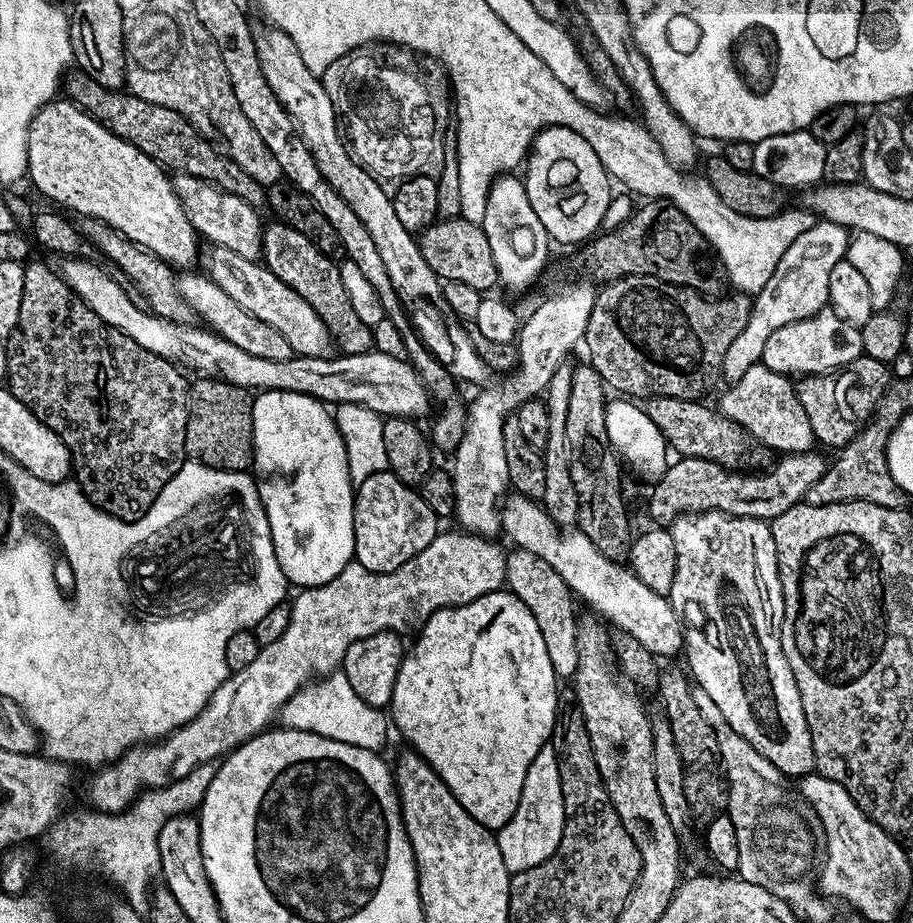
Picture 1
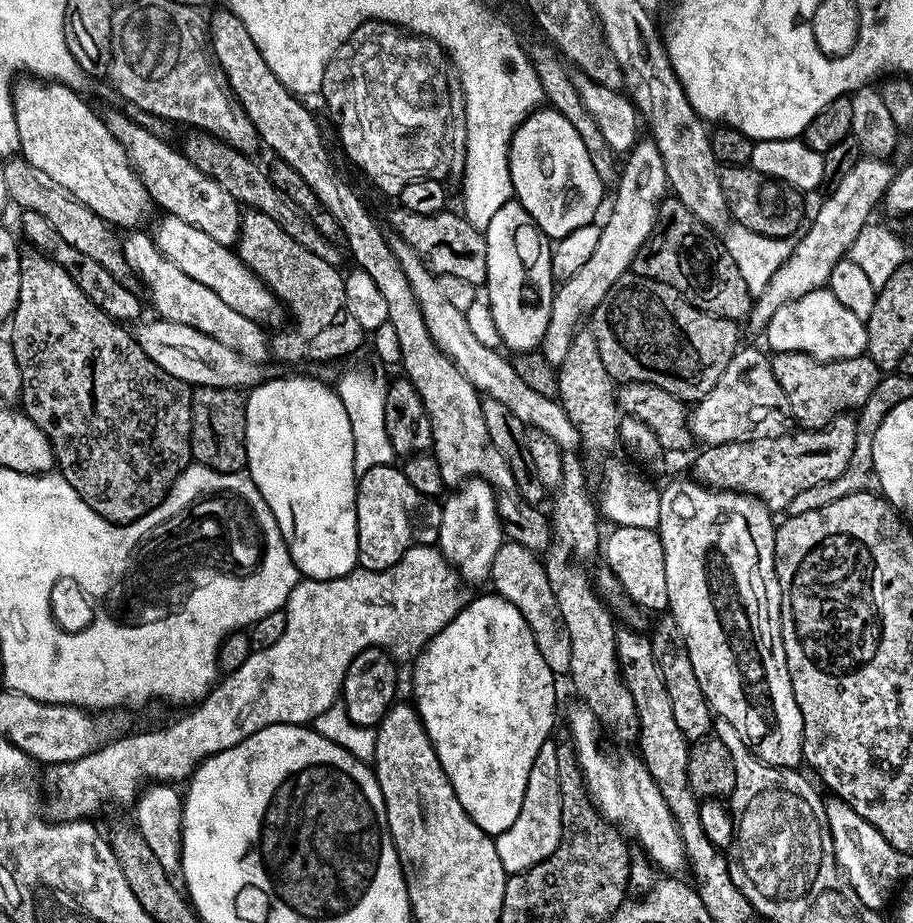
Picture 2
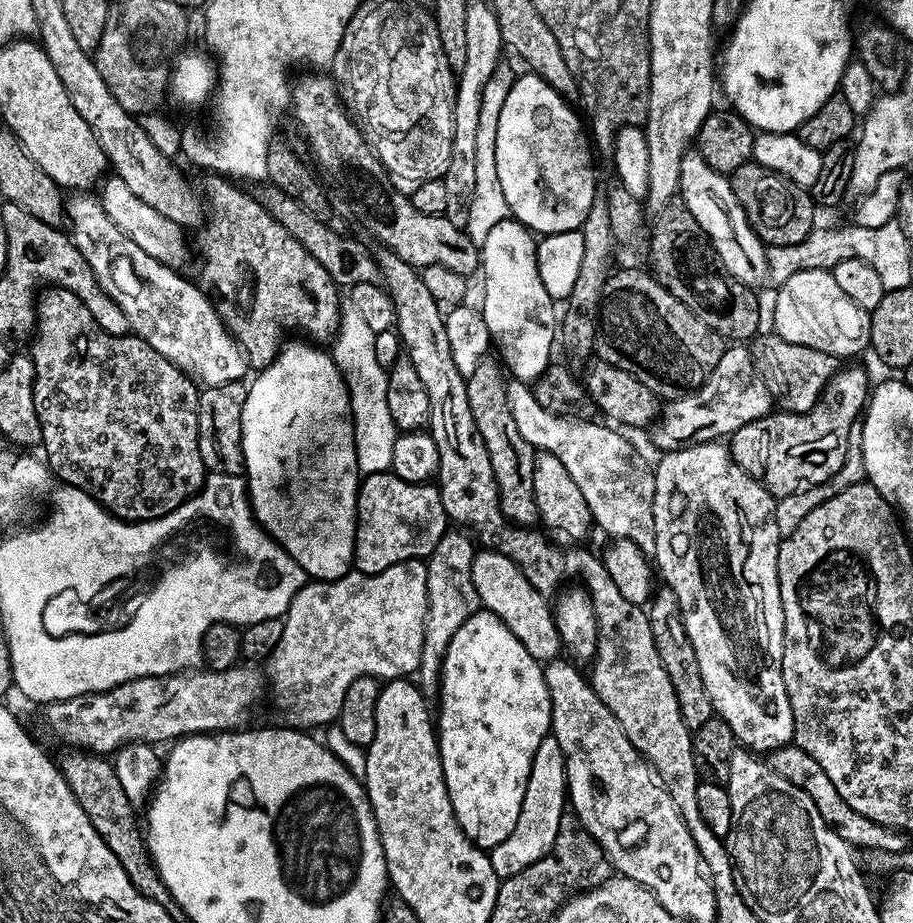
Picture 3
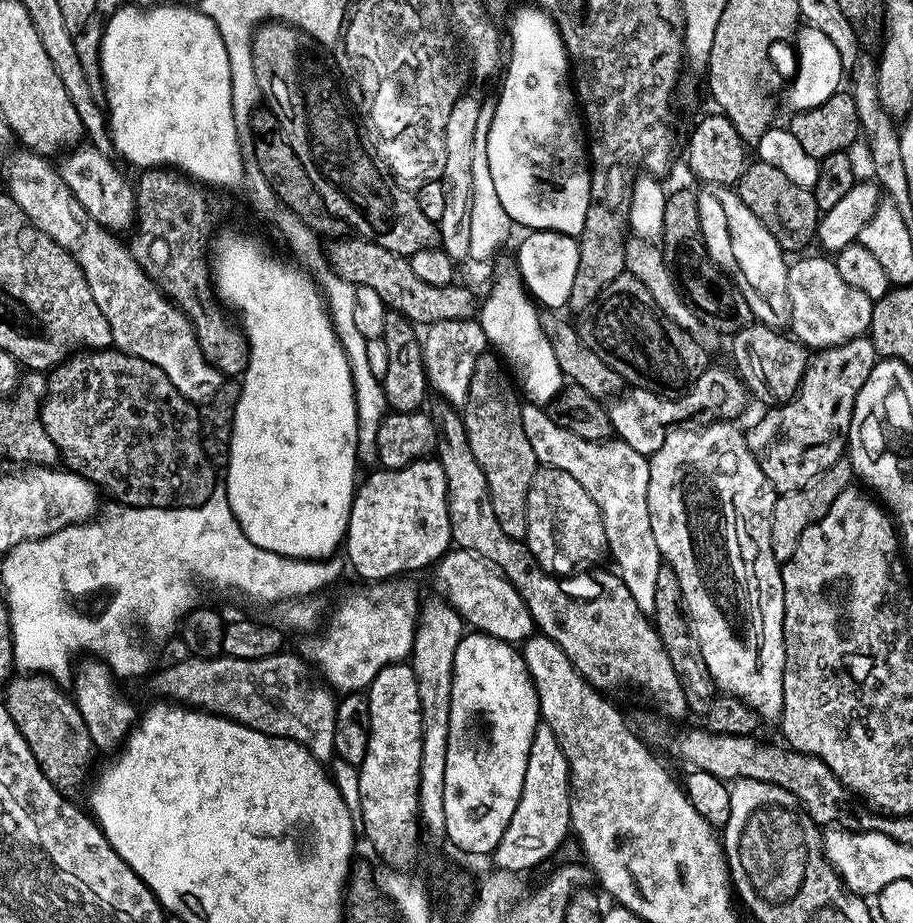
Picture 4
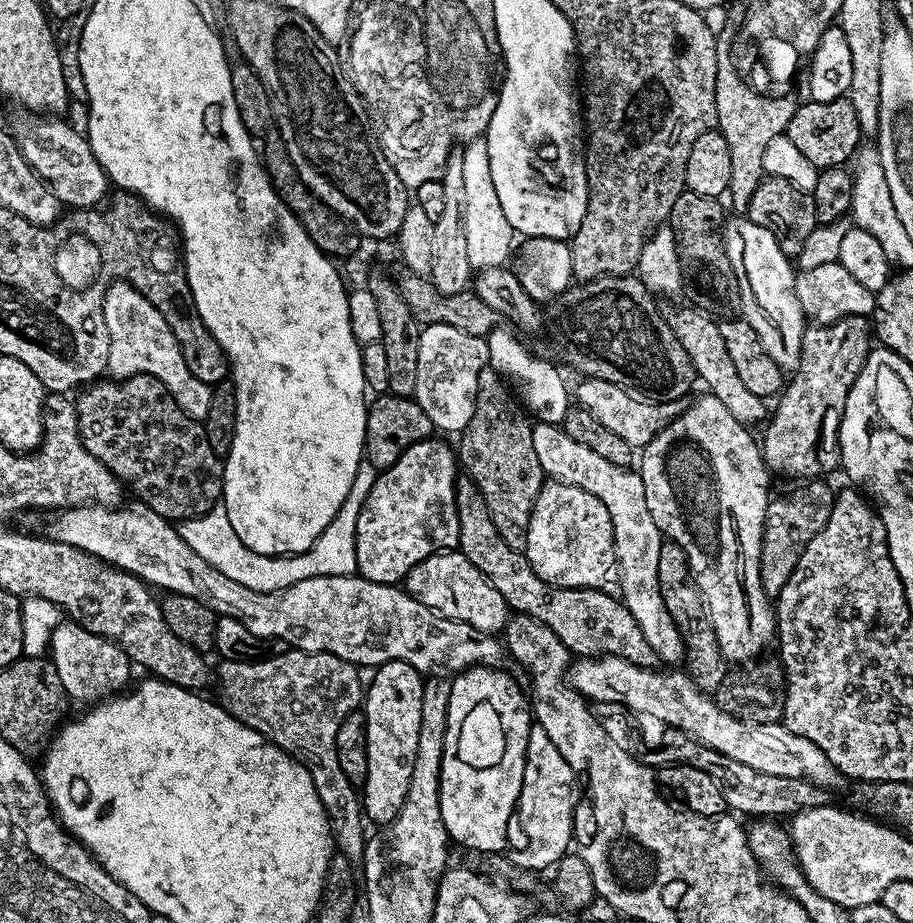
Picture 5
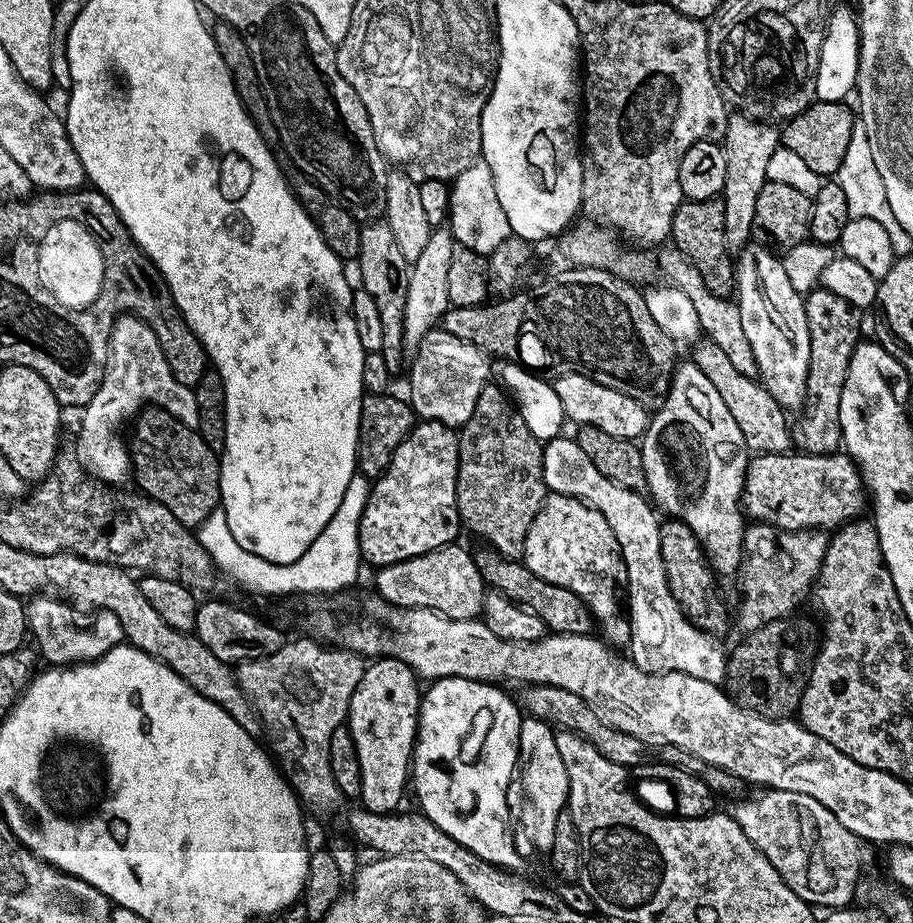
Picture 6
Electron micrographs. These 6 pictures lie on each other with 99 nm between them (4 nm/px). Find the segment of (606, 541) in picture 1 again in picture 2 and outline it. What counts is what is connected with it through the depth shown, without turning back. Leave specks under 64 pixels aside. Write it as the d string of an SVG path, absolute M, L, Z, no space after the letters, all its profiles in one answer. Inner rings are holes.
M577 330L572 336L566 358L556 368L556 396L562 410L570 418L574 430L578 430L580 444L596 452L608 452L618 444L618 429L621 417L618 415L616 393L617 381L602 363L598 354L598 342L590 330Z

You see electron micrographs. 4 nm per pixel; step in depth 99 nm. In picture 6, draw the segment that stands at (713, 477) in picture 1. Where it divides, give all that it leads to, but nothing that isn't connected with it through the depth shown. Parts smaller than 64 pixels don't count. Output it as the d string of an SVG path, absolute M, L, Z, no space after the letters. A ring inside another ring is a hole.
M819 286L804 296L806 322L810 330L810 366L806 382L806 396L801 418L794 424L794 444L804 454L826 454L841 447L840 403L842 386L846 382L846 370L850 366L852 351L860 336L861 313L846 298L830 294Z

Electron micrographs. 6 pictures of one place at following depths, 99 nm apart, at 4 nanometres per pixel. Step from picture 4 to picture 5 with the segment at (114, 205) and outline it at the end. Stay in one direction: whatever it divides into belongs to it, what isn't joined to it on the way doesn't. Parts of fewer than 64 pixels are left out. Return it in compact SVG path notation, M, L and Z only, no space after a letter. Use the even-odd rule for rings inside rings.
M20 114L10 125L13 139L20 145L20 152L26 162L35 170L41 180L51 188L61 205L69 209L95 208L110 192L108 175L98 166L83 131L71 128L64 118L36 118ZM32 120L36 120L32 124ZM109 188L109 190L108 190Z

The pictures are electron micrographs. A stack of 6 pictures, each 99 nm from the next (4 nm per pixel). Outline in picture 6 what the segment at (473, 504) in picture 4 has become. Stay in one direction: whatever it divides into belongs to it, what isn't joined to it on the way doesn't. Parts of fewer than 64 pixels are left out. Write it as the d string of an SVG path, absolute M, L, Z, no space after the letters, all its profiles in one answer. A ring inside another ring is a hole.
M487 546L475 549L474 555L480 577L485 585L491 591L500 592L515 604L520 604L524 608L529 608L534 614L538 614L538 618L542 618L544 627L549 633L565 632L571 636L587 636L593 631L594 617L588 611L587 604L570 590L538 578L520 560L508 560Z

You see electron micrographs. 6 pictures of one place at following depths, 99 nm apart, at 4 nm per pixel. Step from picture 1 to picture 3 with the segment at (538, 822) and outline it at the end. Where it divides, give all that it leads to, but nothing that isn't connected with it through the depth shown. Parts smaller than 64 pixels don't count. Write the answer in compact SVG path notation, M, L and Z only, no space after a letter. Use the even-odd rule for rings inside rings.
M550 734L534 754L530 778L526 782L526 794L522 798L522 810L518 814L518 822L514 822L514 830L498 846L490 849L492 865L500 877L518 874L552 851L552 843L556 841L560 829L560 820L566 811L567 790L564 751L562 746L558 746L555 736Z

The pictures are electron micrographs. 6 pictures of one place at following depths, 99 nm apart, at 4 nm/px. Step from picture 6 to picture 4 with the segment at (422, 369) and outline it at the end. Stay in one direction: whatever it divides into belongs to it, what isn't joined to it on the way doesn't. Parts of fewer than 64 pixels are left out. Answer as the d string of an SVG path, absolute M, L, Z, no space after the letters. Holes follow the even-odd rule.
M475 319L438 321L427 325L422 336L424 346L424 369L433 393L441 396L441 401L451 407L463 409L464 400L470 390L470 374L474 374L474 362L489 347L482 326Z

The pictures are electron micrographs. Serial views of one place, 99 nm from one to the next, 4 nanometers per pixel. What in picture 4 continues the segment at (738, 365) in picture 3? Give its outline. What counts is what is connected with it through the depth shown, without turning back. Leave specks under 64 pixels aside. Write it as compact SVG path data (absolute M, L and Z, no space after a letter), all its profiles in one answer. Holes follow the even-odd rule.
M710 366L692 383L691 388L679 393L677 396L651 392L645 388L632 388L615 397L615 399L607 405L607 409L608 417L612 423L613 433L615 433L619 439L623 440L625 444L629 444L634 450L638 450L638 454L650 458L656 453L658 446L662 446L662 442L668 437L668 433L671 429L695 421L692 420L695 416L708 416L704 418L711 418L716 422L735 421L737 419L735 416L747 406L748 402L750 403L749 390L745 387L744 381L741 380L735 371L729 370L729 372L727 372L724 368Z

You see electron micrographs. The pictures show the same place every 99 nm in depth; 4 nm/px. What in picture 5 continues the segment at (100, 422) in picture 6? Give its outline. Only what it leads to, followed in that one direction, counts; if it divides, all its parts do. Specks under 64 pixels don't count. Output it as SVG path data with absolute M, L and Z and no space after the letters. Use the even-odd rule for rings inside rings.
M112 282L104 292L104 321L108 331L107 371L116 378L153 376L166 386L185 414L204 421L212 405L213 385L203 384L188 369L180 344L162 314L134 287L123 282Z

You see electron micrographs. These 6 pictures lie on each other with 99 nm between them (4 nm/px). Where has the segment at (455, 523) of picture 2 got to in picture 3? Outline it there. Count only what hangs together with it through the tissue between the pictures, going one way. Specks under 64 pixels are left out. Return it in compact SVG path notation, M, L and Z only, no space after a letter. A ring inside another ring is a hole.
M449 530L444 533L432 555L427 557L428 609L424 619L424 641L418 673L418 687L425 697L432 698L439 693L440 671L446 650L450 646L450 638L454 638L454 634L458 634L458 626L462 626L462 622L466 622L466 618L473 616L481 607L472 581L472 563L477 551L477 545L467 531Z

